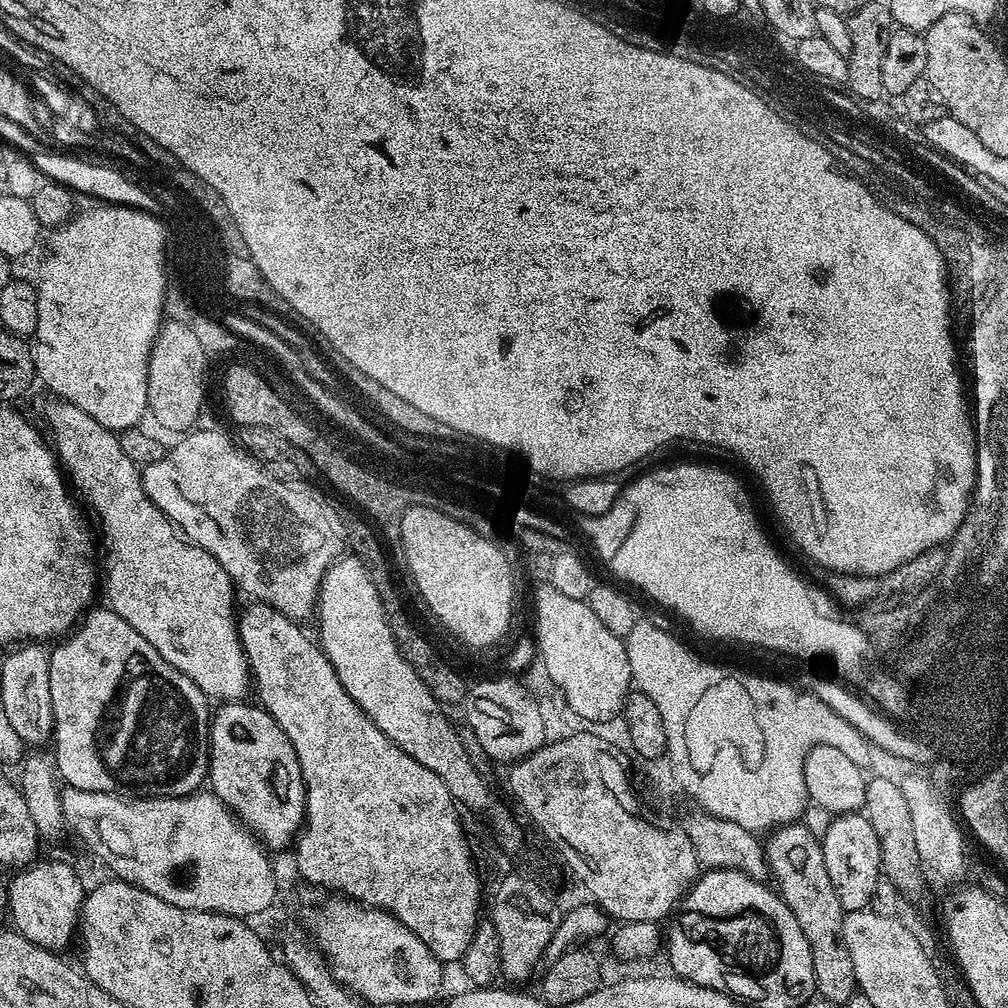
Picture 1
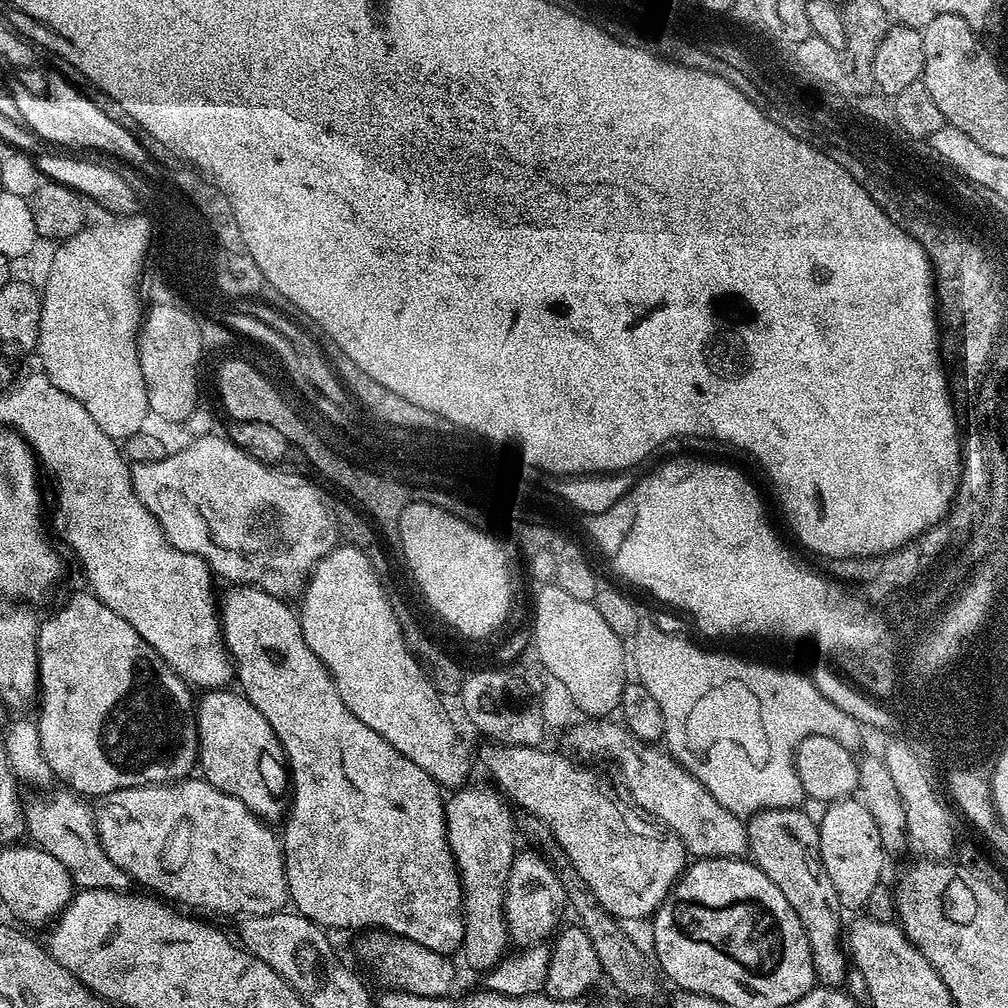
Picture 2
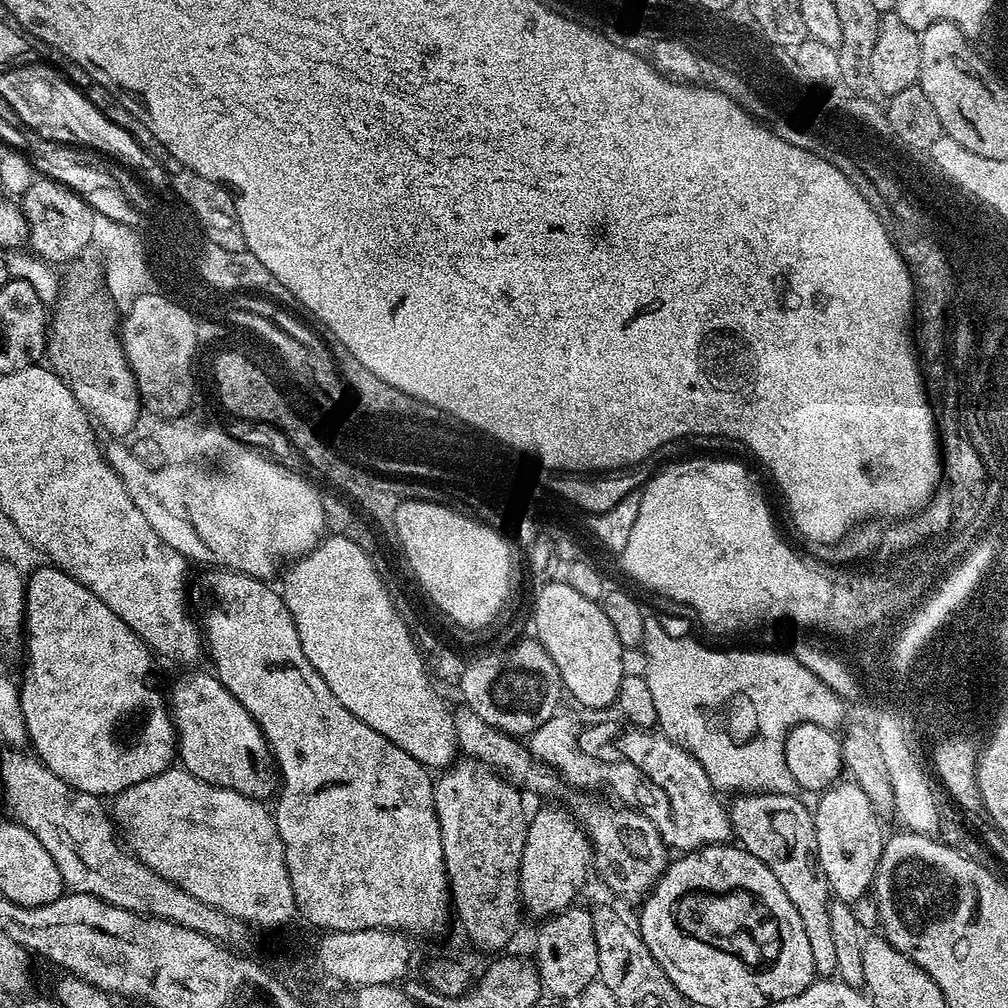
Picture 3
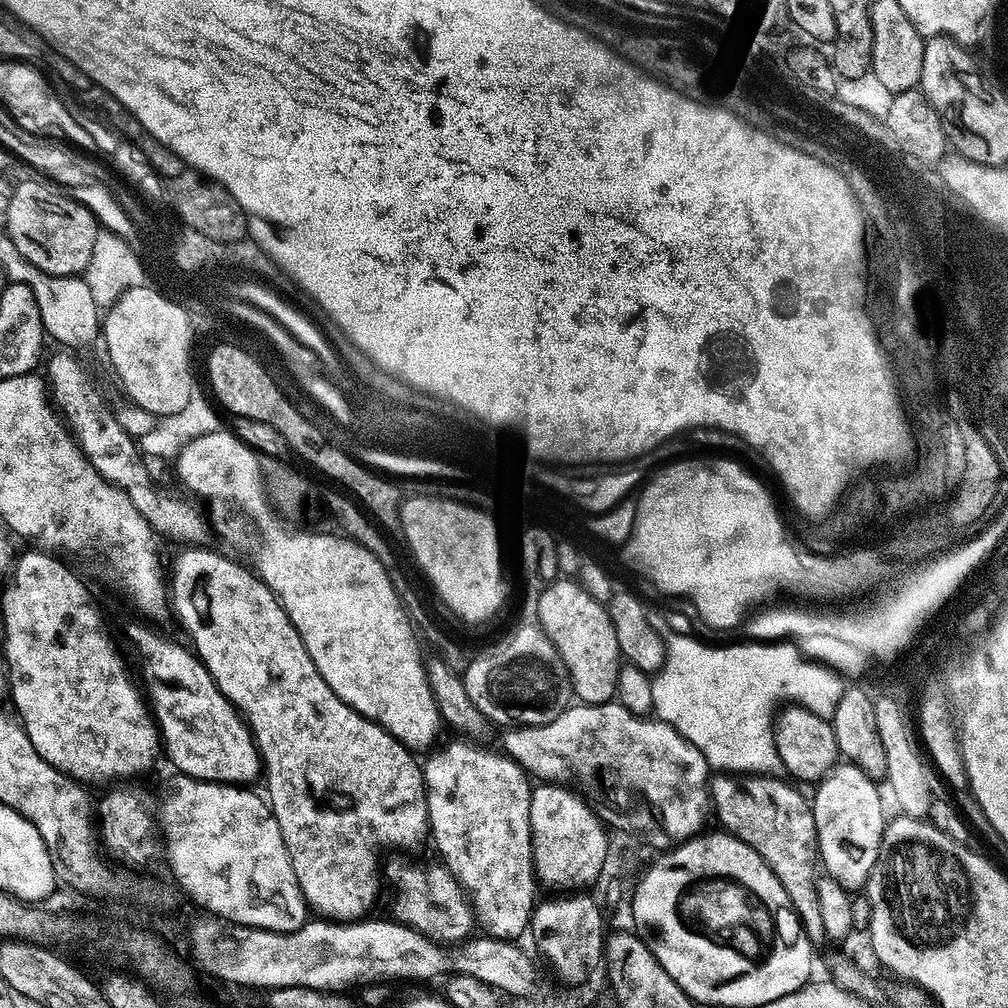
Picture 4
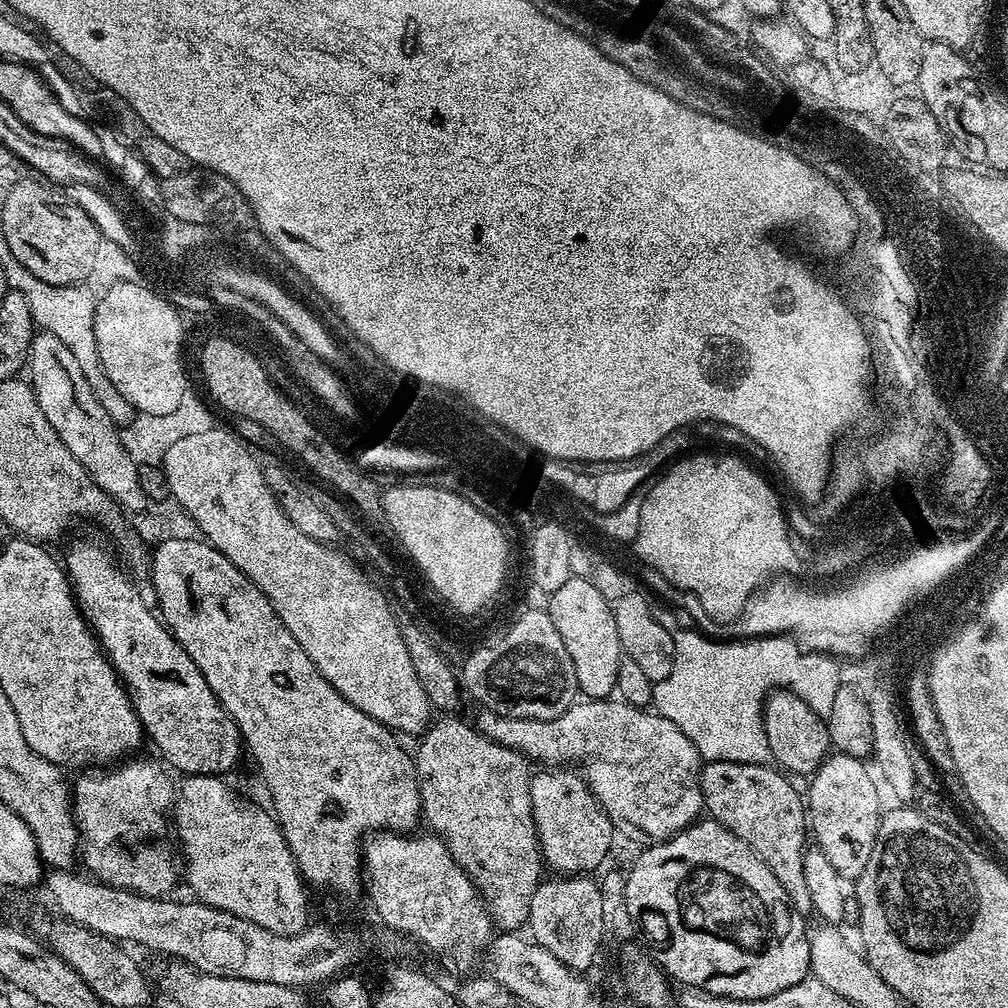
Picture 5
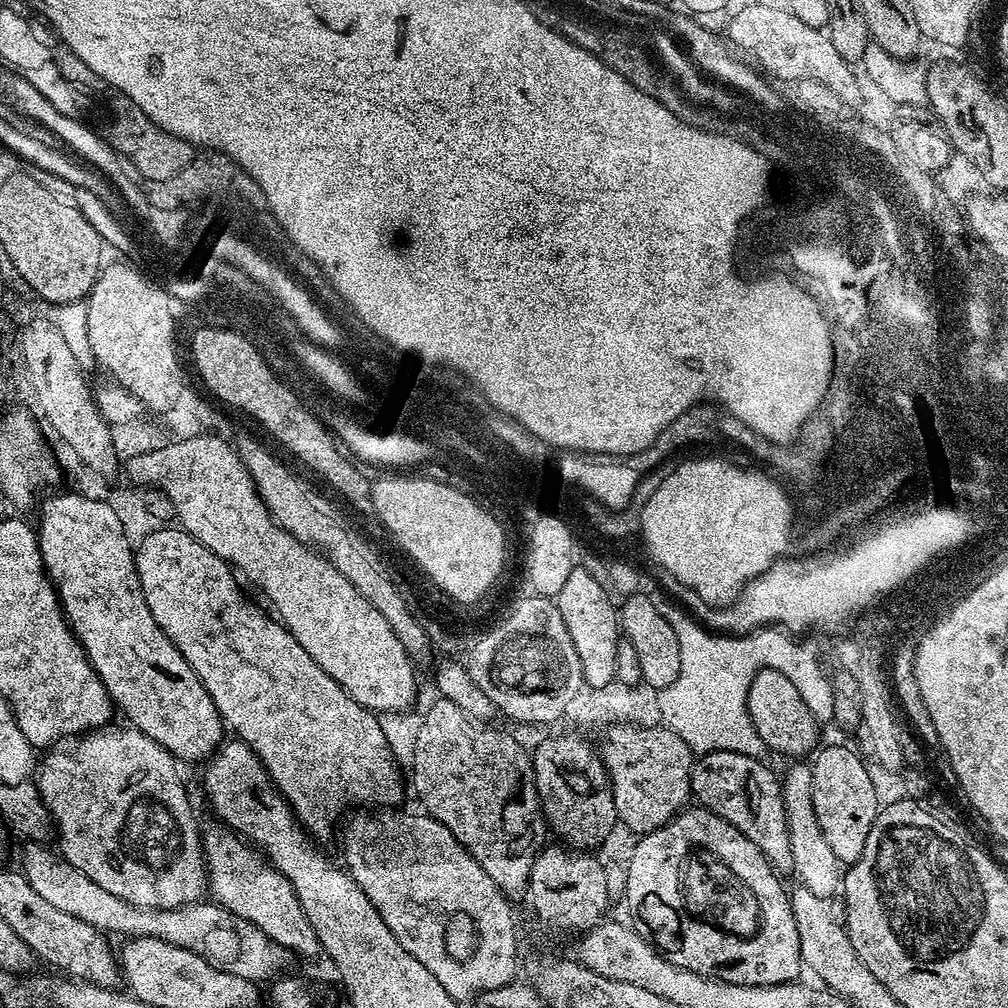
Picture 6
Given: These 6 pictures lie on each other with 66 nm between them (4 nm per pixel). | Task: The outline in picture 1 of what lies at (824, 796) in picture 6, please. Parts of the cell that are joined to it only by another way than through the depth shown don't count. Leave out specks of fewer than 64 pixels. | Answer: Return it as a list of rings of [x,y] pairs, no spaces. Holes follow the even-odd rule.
[[[846,812],[829,820],[832,821],[824,836],[822,832],[822,858],[834,885],[834,894],[838,894],[838,902],[842,902],[845,912],[867,909],[882,876],[878,834],[874,834],[874,826],[870,826],[867,816],[860,812]]]

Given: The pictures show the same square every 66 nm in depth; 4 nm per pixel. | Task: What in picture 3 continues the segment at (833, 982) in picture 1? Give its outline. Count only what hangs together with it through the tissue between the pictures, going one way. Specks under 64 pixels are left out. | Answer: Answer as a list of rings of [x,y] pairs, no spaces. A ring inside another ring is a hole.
[[[749,792],[735,797],[733,804],[727,805],[728,817],[732,823],[732,835],[739,847],[745,848],[758,862],[762,862],[778,878],[778,886],[786,890],[786,898],[798,910],[798,918],[802,918],[802,930],[806,930],[806,939],[810,942],[810,954],[814,958],[817,977],[828,978],[837,971],[837,947],[834,946],[833,931],[830,922],[831,904],[834,901],[832,891],[828,888],[826,874],[820,869],[816,857],[818,842],[816,841],[816,821],[813,813],[795,795],[787,792]]]

